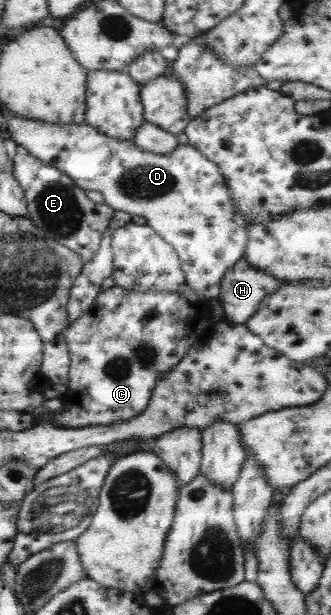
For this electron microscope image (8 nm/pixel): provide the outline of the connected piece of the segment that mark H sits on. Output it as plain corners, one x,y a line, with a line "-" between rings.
242,257
233,268
228,268
220,281
219,301
225,320
232,324
246,325
256,314
266,296
276,294
286,281
261,270

